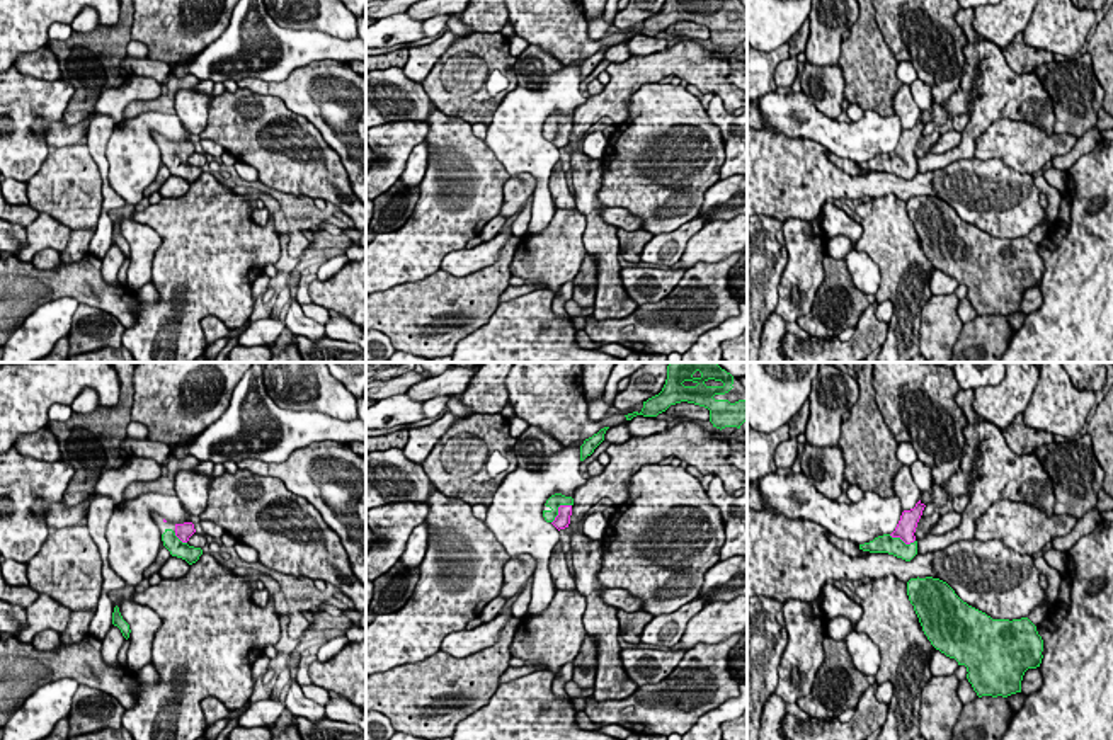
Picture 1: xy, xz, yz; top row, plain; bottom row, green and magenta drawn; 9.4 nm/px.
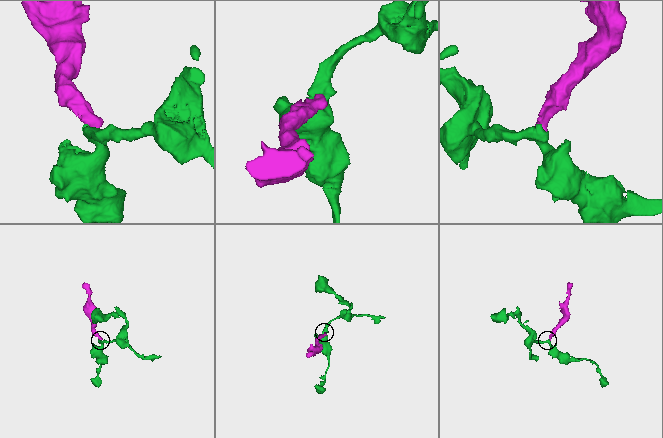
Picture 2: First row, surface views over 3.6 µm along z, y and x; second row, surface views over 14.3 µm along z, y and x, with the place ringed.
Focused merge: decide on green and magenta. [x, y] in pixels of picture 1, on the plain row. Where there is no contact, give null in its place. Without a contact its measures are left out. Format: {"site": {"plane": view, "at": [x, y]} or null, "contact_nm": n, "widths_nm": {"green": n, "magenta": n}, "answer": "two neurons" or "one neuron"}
{"site": {"plane": "xz", "at": [557, 128]}, "contact_nm": 260, "widths_nm": {"green": 140, "magenta": 140}, "answer": "one neuron"}

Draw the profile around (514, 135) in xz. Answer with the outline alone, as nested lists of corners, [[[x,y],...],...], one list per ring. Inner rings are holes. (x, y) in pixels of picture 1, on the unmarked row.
[[[584,58],[563,65],[541,88],[517,85],[502,99],[488,124],[485,143],[509,177],[528,174],[536,179],[524,236],[541,233],[555,214],[550,175],[560,160],[560,150],[545,139],[543,124],[555,112],[574,117],[575,109],[587,100],[580,92],[582,63]]]

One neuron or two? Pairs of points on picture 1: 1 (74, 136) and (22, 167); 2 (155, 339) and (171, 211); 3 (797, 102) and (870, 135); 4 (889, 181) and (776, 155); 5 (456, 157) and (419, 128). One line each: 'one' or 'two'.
1: two
2: one
3: one
4: one
5: two

